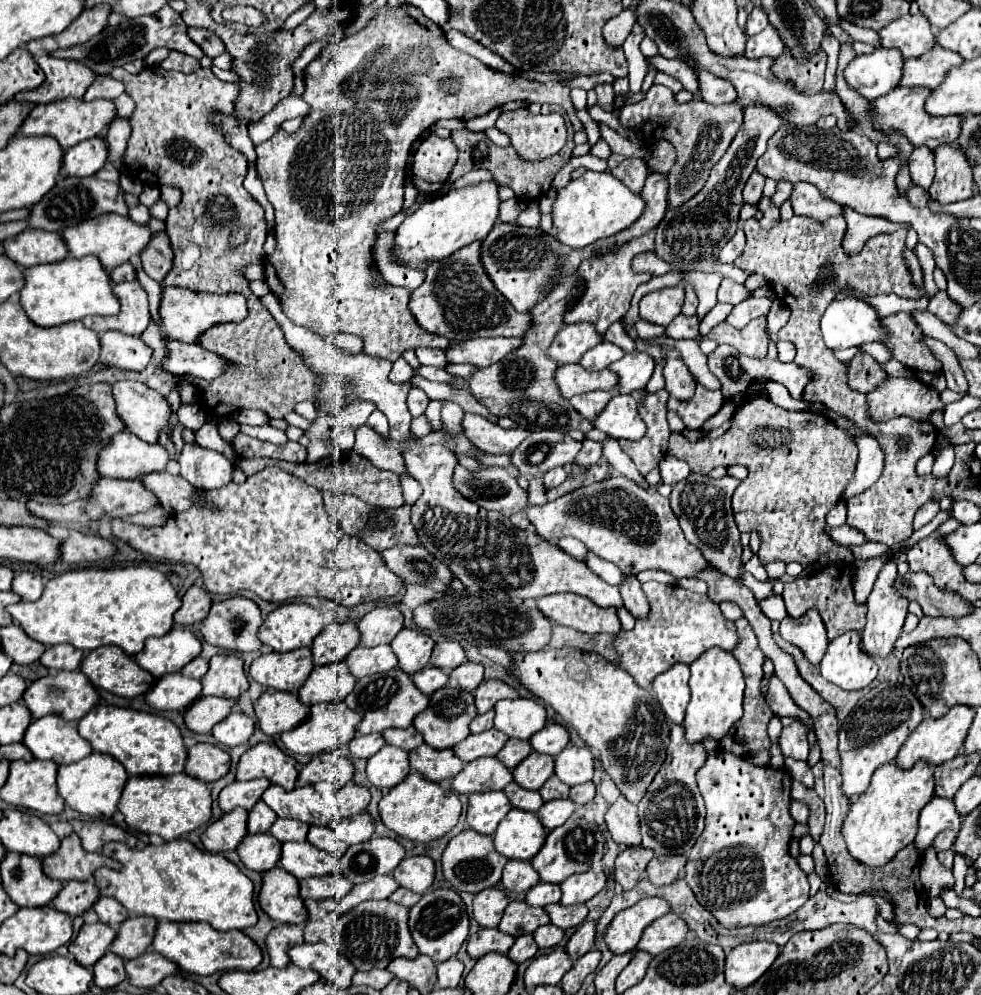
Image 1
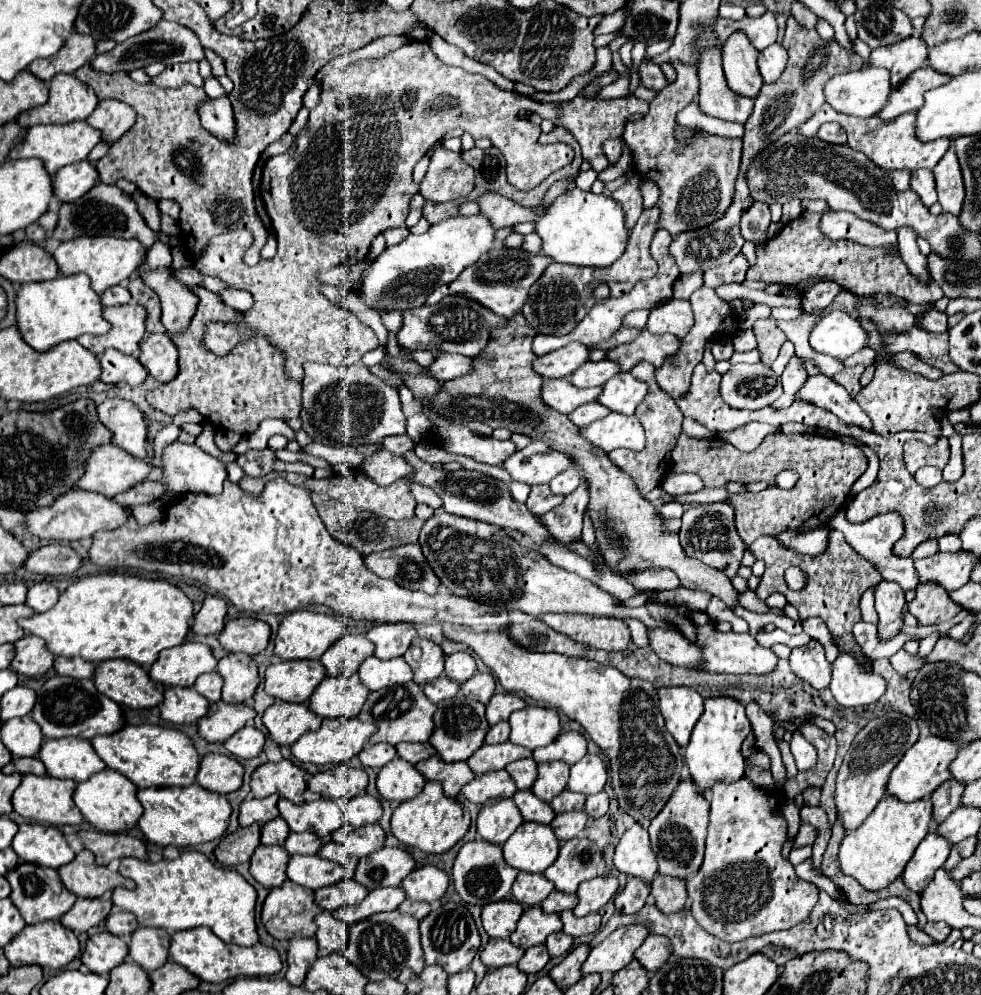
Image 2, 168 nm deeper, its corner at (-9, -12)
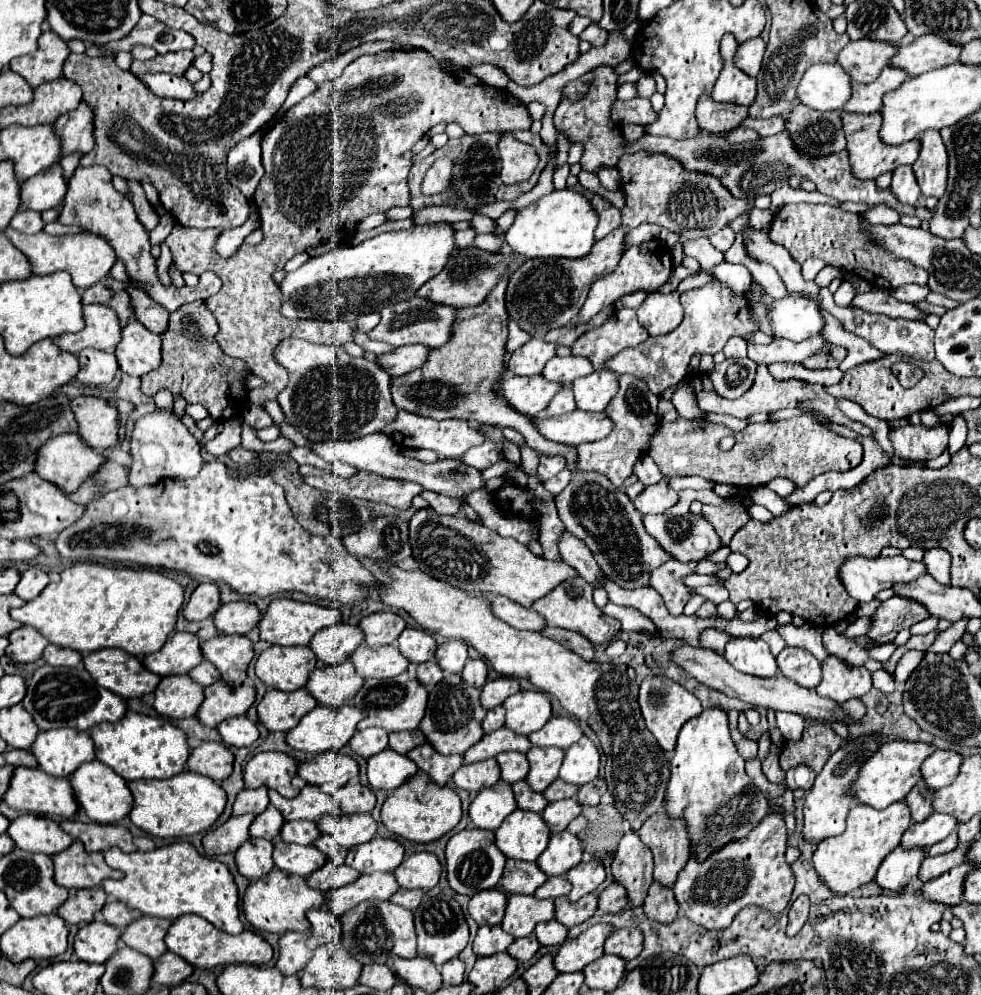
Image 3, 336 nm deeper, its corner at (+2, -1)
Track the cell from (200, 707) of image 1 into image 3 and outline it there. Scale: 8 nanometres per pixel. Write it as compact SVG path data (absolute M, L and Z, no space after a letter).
M216 681L204 689L204 695L196 717L206 727L218 727L224 719L244 715L256 699L256 691L250 683L230 687L224 681Z

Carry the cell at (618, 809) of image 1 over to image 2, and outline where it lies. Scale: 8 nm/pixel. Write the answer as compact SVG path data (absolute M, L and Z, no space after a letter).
M639 824L629 828L615 846L613 862L619 872L651 884L657 874L657 858L651 850L647 830Z

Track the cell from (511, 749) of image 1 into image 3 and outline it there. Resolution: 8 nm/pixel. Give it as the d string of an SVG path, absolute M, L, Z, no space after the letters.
M506 751L506 753L500 753L496 757L498 765L500 765L500 771L502 771L502 779L506 783L516 783L520 779L526 777L528 773L528 759L524 753L516 753L516 751Z

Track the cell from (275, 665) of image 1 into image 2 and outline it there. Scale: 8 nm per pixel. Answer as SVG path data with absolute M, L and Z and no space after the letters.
M281 660L267 668L265 692L285 702L307 702L323 678L325 678L325 668L319 660Z

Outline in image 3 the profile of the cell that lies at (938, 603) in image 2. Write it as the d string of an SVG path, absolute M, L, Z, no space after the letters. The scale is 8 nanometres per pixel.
M894 595L886 603L882 603L874 613L872 629L868 631L868 637L880 643L888 643L894 639L898 631L908 629L910 625L928 617L930 617L928 609L918 601Z

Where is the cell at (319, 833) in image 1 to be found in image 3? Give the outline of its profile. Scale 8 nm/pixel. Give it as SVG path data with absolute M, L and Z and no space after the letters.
M320 835L320 837L316 839L314 847L318 847L324 855L328 855L328 859L338 859L340 863L342 863L344 853L346 853L346 849L340 847L340 845L330 837L330 835Z

